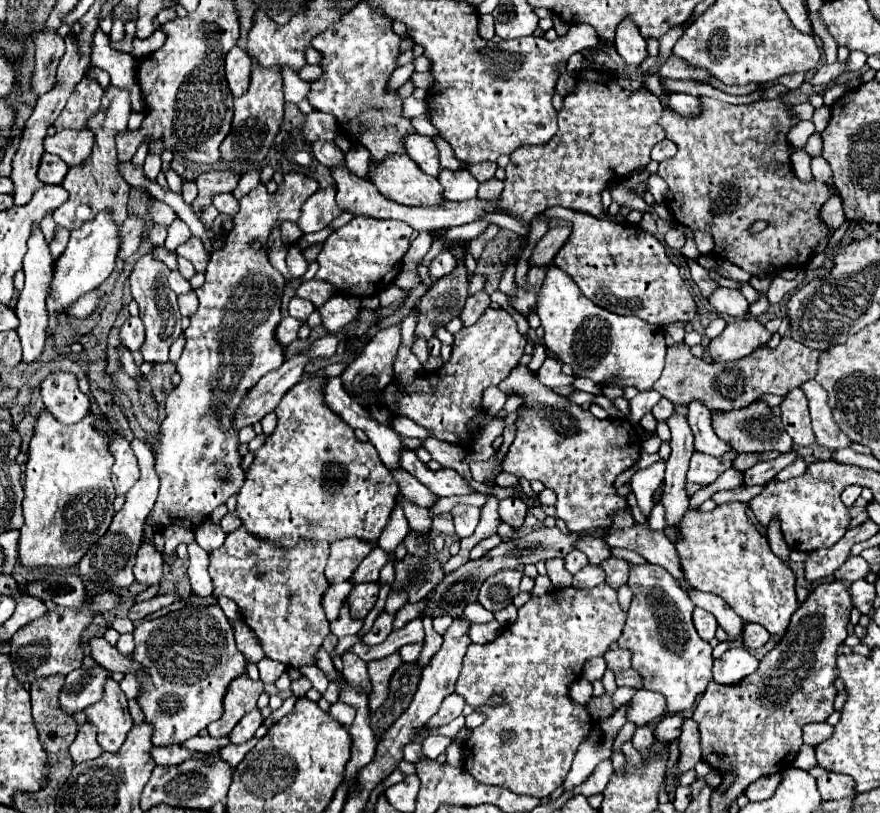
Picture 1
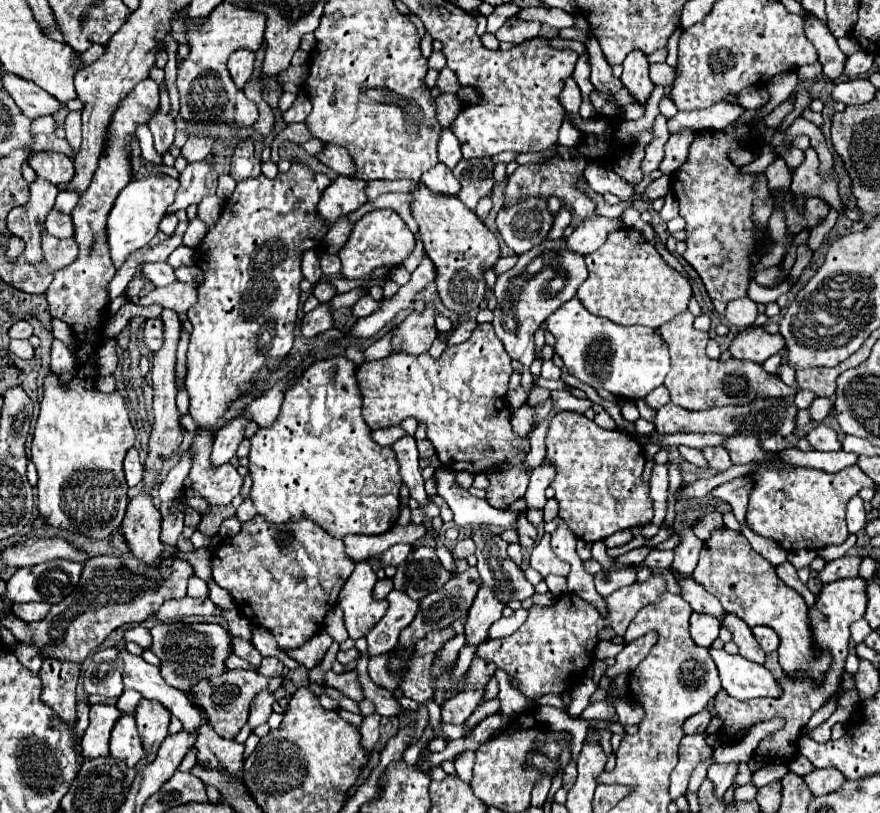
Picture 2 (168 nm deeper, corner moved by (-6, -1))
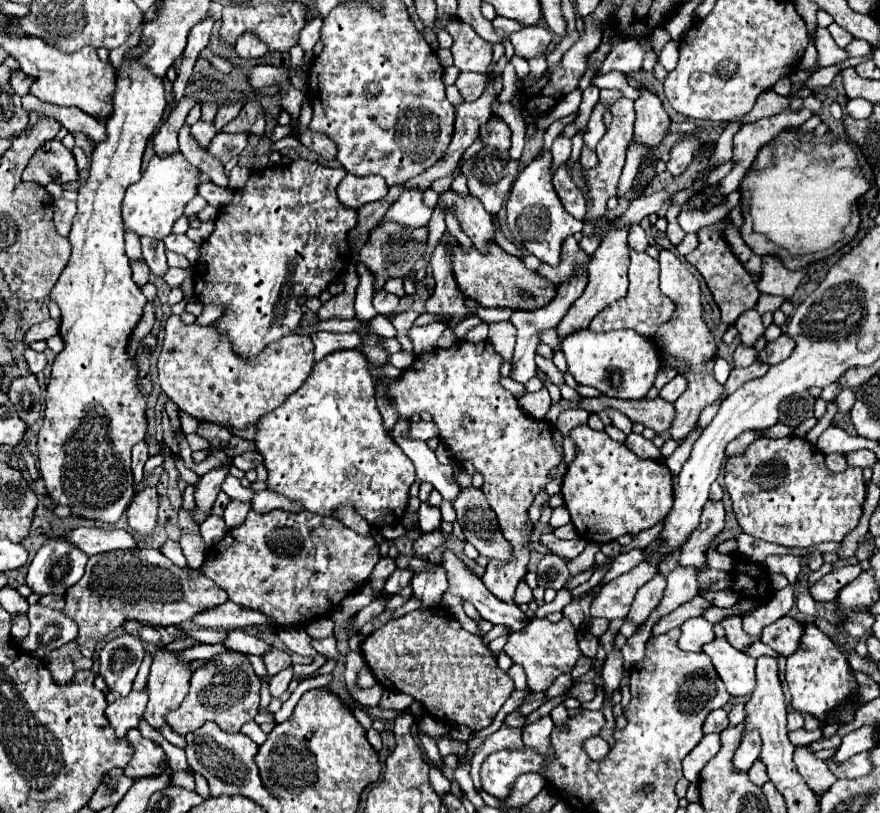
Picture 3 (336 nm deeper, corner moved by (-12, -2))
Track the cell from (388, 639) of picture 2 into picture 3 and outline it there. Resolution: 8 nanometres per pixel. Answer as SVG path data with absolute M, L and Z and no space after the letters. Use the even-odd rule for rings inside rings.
M434 564L432 568L418 572L412 578L414 596L422 600L422 608L430 608L440 604L444 592L448 590L448 576L442 564Z

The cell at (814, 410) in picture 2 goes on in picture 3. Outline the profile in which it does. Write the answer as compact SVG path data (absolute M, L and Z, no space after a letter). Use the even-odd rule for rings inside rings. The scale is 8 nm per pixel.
M844 388L844 390L838 394L838 398L836 398L838 410L840 410L840 412L848 412L848 410L852 408L852 404L854 404L854 398L856 398L856 390Z

